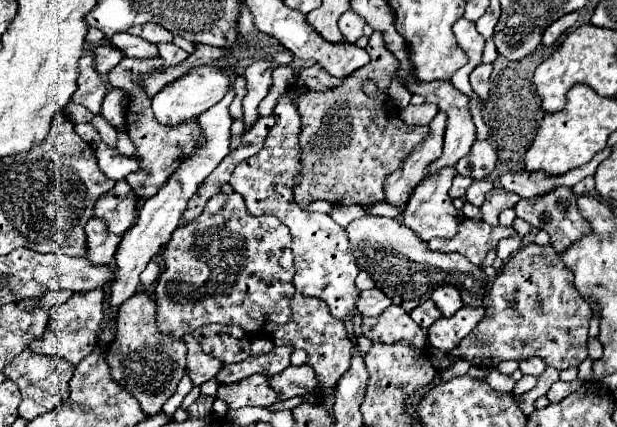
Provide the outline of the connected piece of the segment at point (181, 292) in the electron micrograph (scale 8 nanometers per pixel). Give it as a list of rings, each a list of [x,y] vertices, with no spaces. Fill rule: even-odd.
[[[217,194],[213,196],[203,214],[185,226],[179,226],[167,246],[161,250],[165,270],[161,272],[153,300],[157,306],[155,326],[161,334],[183,338],[205,324],[239,326],[247,336],[269,338],[275,328],[285,326],[291,320],[291,298],[295,294],[293,286],[293,252],[291,236],[285,224],[279,224],[275,216],[251,216],[239,194]]]

